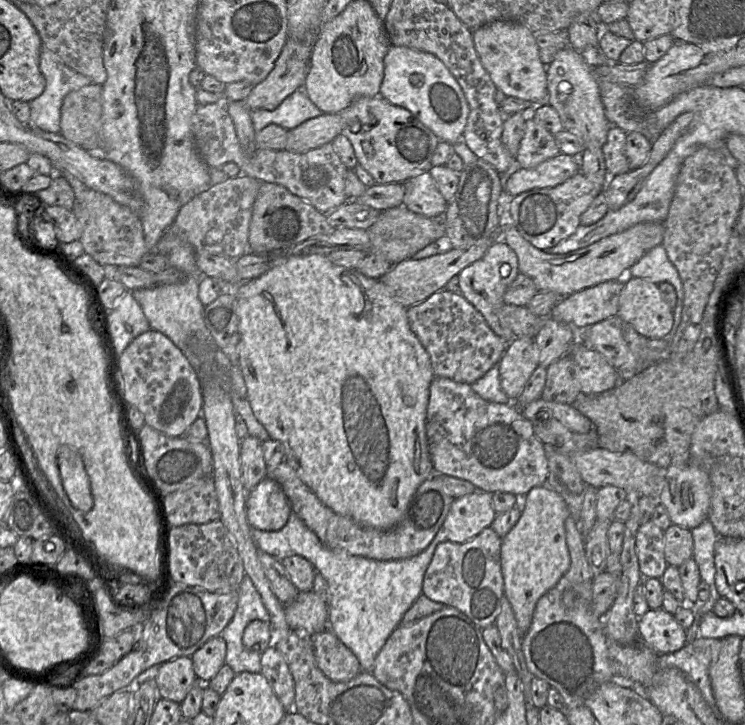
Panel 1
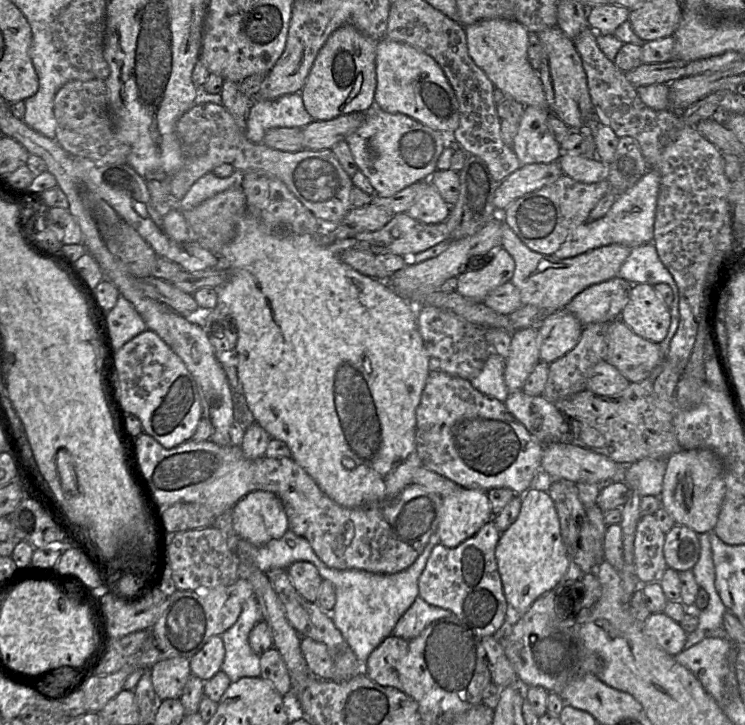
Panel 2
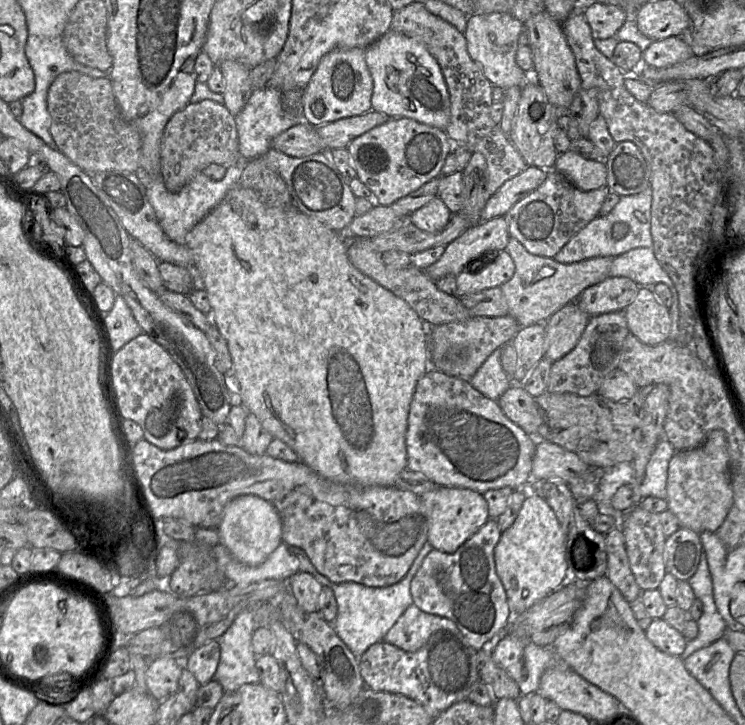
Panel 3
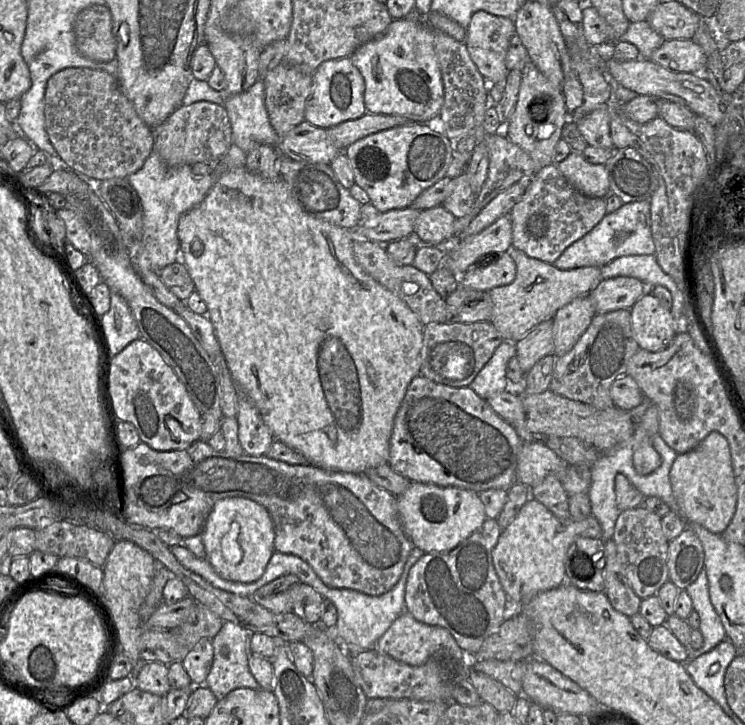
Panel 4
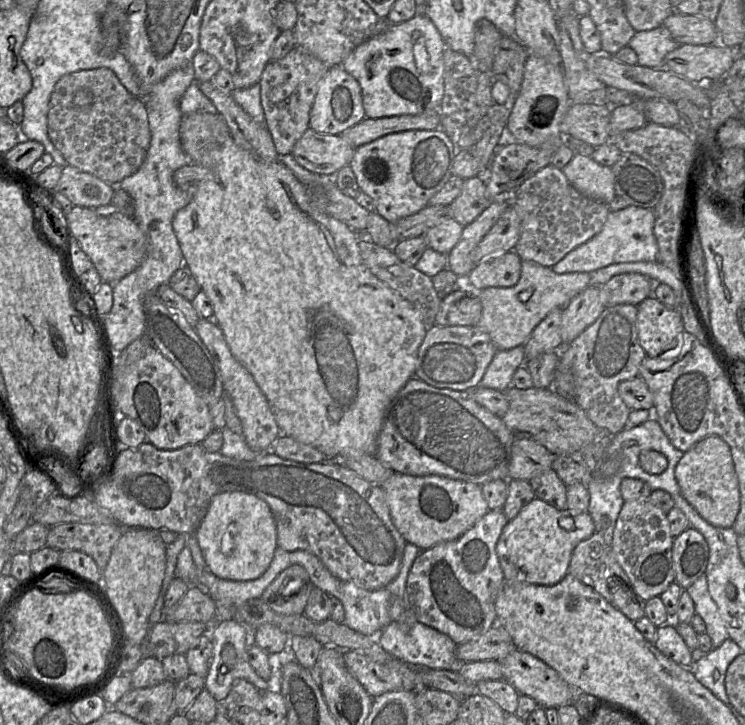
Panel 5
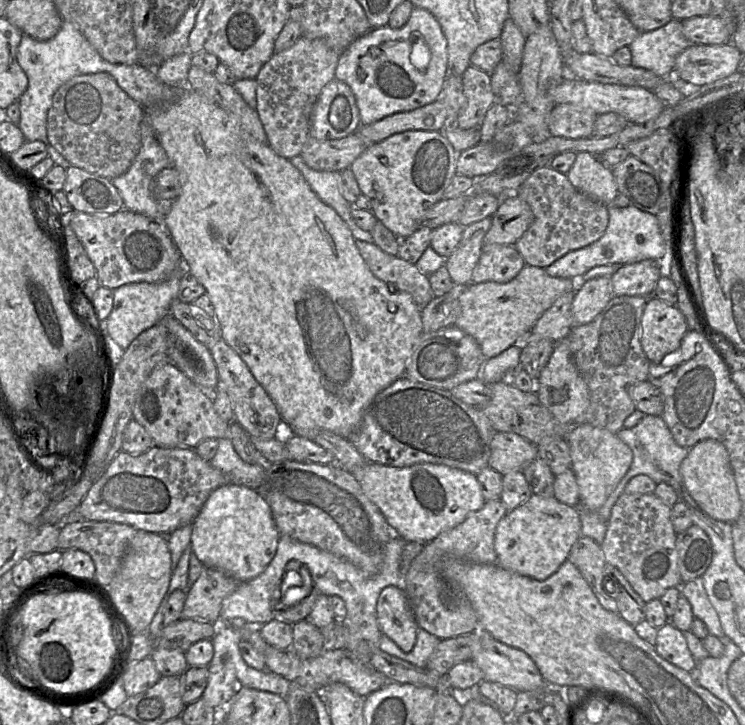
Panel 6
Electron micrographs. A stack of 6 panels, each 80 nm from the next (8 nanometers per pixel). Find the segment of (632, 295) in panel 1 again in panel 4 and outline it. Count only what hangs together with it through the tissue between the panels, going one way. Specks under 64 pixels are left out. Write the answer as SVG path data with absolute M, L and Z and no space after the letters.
M645 292L636 301L630 314L632 333L640 349L659 352L667 347L677 334L671 311L651 292Z

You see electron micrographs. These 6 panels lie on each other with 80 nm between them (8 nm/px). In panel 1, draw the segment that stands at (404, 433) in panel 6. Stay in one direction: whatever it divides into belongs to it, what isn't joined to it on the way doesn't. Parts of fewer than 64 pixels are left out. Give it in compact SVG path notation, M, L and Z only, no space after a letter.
M446 377L433 378L429 387L426 436L435 473L469 481L477 491L525 496L533 487L546 485L549 449L536 437L531 421L522 415L515 403L485 400L474 392L470 384Z

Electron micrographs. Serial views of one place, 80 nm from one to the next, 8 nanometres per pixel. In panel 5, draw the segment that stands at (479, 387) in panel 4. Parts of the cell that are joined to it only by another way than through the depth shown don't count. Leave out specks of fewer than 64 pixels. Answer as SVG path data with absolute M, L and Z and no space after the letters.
M524 345L497 351L478 386L506 391L512 384L516 369L524 365L525 361Z

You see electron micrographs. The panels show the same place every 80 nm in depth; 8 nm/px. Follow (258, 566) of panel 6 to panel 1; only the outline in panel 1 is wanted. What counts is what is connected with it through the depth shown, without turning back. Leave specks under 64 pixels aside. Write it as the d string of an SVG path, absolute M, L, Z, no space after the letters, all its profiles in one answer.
M265 477L246 498L246 517L252 529L278 531L287 523L292 509L278 482Z

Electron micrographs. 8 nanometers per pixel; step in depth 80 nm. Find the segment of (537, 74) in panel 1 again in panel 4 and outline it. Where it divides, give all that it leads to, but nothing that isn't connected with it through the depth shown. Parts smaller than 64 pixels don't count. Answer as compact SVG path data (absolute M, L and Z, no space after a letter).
M478 11L471 17L466 30L466 47L470 58L489 84L505 83L508 69L506 55L511 39L516 35L514 20Z

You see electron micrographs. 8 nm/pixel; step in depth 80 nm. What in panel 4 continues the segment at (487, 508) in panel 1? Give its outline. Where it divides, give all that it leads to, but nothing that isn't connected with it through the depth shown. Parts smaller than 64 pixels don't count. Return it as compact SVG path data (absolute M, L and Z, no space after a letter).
M411 482L397 497L397 510L402 528L412 542L427 552L447 552L467 539L485 521L485 506L479 494L457 487Z

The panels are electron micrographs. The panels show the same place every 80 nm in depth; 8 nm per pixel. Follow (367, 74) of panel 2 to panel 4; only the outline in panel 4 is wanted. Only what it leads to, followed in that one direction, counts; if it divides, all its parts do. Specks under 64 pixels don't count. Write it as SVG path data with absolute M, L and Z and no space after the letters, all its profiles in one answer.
M350 57L322 62L312 75L312 90L306 101L304 118L313 126L328 129L347 120L363 116L365 82Z

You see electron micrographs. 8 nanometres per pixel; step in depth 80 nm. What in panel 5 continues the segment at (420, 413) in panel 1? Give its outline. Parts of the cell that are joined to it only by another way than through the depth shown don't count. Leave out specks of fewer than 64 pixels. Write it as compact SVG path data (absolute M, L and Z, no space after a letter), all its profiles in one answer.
M195 111L191 114L183 115L183 119L180 122L180 142L184 152L190 157L191 163L202 167L205 170L205 176L195 185L195 193L188 205L180 209L174 216L172 221L172 226L175 232L175 235L178 239L183 257L185 259L185 265L190 269L193 276L195 277L197 283L201 287L201 290L206 294L210 299L213 307L213 320L221 329L225 340L230 348L232 355L251 373L255 382L265 395L269 407L275 417L275 420L280 429L280 435L291 437L301 443L310 445L320 452L322 452L328 461L338 459L342 456L360 456L360 455L374 455L377 448L377 440L380 434L380 431L383 426L383 421L385 417L386 410L396 396L396 394L403 388L409 379L414 377L417 355L419 348L423 342L428 326L424 323L421 314L414 307L412 303L400 296L396 291L392 290L385 283L380 281L368 267L364 264L360 253L359 253L359 235L358 233L365 232L355 232L345 223L323 214L313 208L310 204L309 197L306 193L305 185L301 183L293 172L288 169L280 160L273 162L263 162L256 159L246 150L240 148L235 141L233 140L228 126L225 125L224 120L217 116L211 115L205 111Z

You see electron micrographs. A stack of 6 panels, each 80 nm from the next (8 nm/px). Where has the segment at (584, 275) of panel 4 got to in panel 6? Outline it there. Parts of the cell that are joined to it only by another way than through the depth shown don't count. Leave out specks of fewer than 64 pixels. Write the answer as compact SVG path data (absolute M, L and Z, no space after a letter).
M526 264L509 282L470 283L459 287L461 312L454 326L472 336L486 359L492 358L512 345L520 345L532 327L563 294L575 291L576 280L552 277L545 268Z

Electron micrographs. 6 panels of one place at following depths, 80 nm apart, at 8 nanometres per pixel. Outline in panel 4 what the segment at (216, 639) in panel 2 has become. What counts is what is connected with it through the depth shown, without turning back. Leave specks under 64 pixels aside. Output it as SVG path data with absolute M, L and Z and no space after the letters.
M212 639L200 640L186 655L182 664L194 686L205 684L214 656Z

